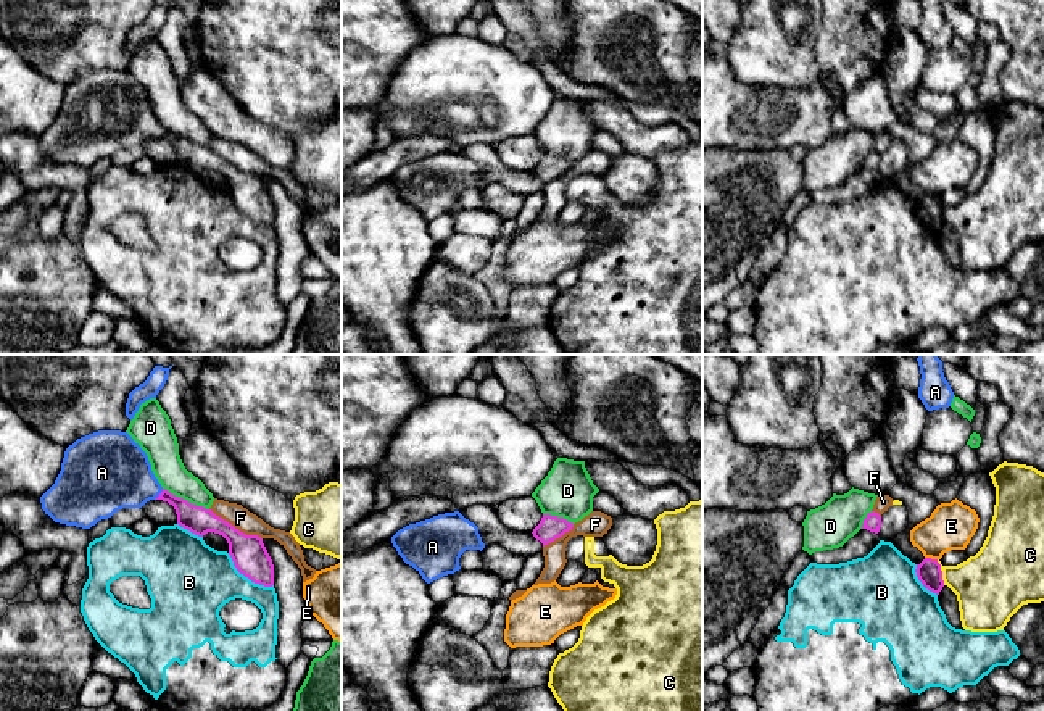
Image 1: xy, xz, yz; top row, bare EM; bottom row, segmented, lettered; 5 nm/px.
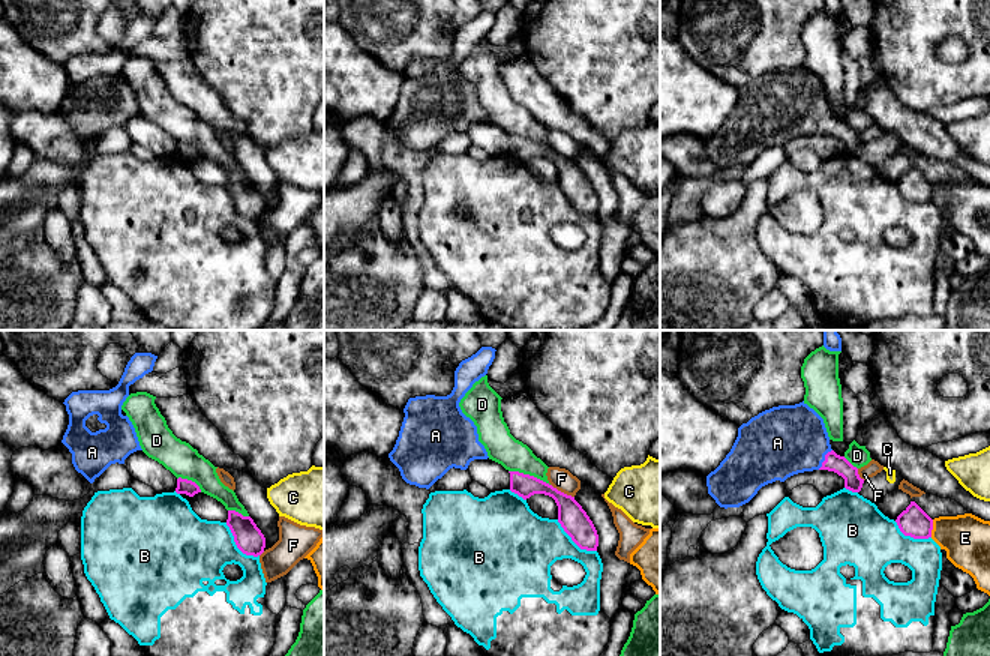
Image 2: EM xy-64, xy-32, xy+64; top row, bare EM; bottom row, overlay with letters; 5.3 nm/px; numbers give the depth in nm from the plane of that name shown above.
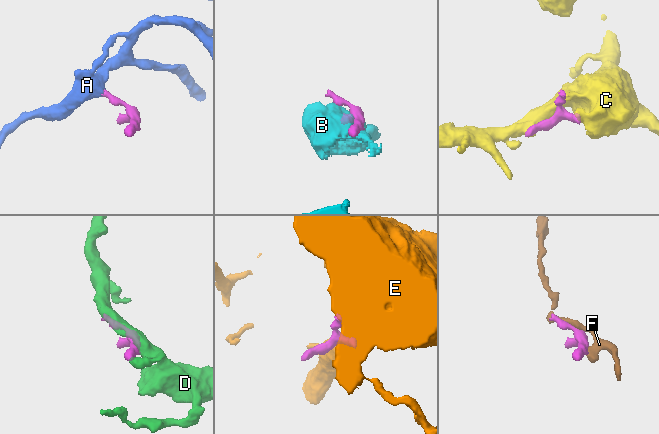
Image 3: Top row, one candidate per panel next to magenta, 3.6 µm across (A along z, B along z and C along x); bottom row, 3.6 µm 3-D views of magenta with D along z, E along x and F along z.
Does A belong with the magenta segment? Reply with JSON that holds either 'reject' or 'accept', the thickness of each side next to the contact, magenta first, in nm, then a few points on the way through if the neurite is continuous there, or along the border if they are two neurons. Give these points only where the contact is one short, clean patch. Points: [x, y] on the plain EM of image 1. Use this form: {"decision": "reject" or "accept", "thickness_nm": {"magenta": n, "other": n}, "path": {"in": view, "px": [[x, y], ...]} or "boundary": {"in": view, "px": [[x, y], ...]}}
{"decision": "accept", "thickness_nm": {"magenta": 140, "other": 340}, "path": {"in": "xy", "px": [[197, 158], [174, 139], [160, 134], [115, 113]]}}

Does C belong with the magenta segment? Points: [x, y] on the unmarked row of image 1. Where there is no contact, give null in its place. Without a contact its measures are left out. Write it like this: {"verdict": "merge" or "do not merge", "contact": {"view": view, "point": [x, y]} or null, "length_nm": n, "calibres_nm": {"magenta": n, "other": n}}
{"verdict": "do not merge", "contact": {"view": "yz", "point": [941, 212]}, "length_nm": 130, "calibres_nm": {"magenta": 120, "other": 340}}

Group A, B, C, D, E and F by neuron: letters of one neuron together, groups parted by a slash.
A / B / C / D / E / F

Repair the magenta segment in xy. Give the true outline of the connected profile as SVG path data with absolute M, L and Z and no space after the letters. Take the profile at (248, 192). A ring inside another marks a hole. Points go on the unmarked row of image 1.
M98 69L77 77L64 90L61 110L55 123L40 135L42 148L55 161L90 168L102 158L111 156L122 147L142 147L150 139L163 139L174 145L177 163L203 176L208 171L222 174L229 182L229 193L240 213L251 221L272 226L274 203L258 174L246 174L216 155L211 148L192 143L161 126L151 110L147 92L127 71Z

